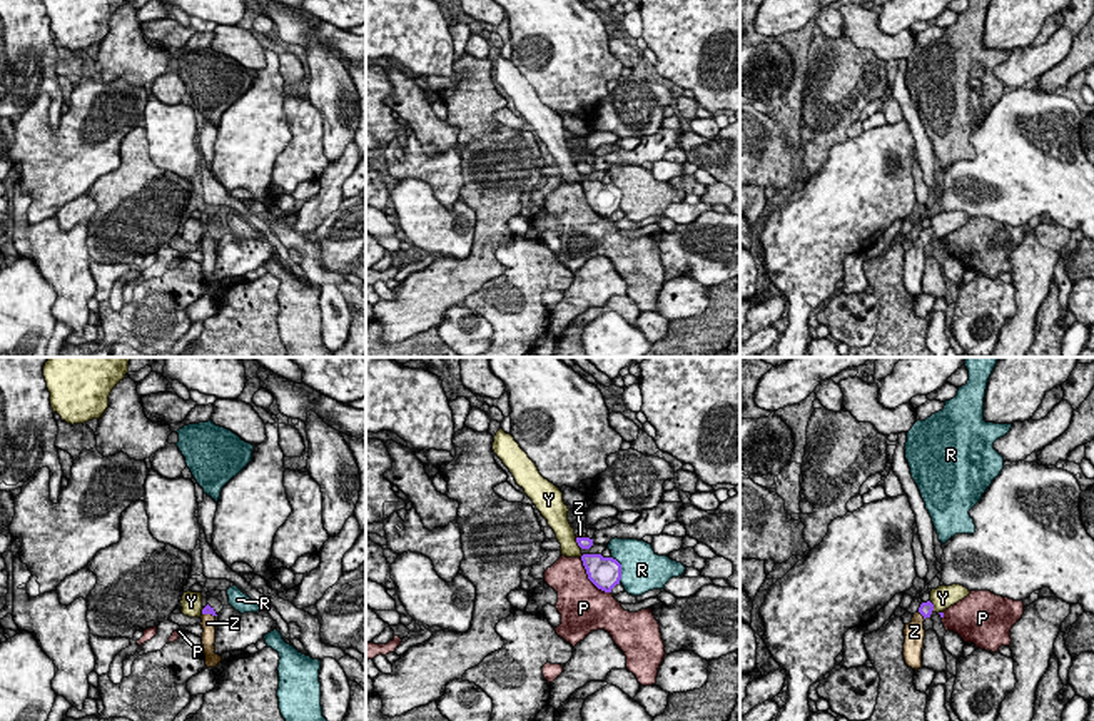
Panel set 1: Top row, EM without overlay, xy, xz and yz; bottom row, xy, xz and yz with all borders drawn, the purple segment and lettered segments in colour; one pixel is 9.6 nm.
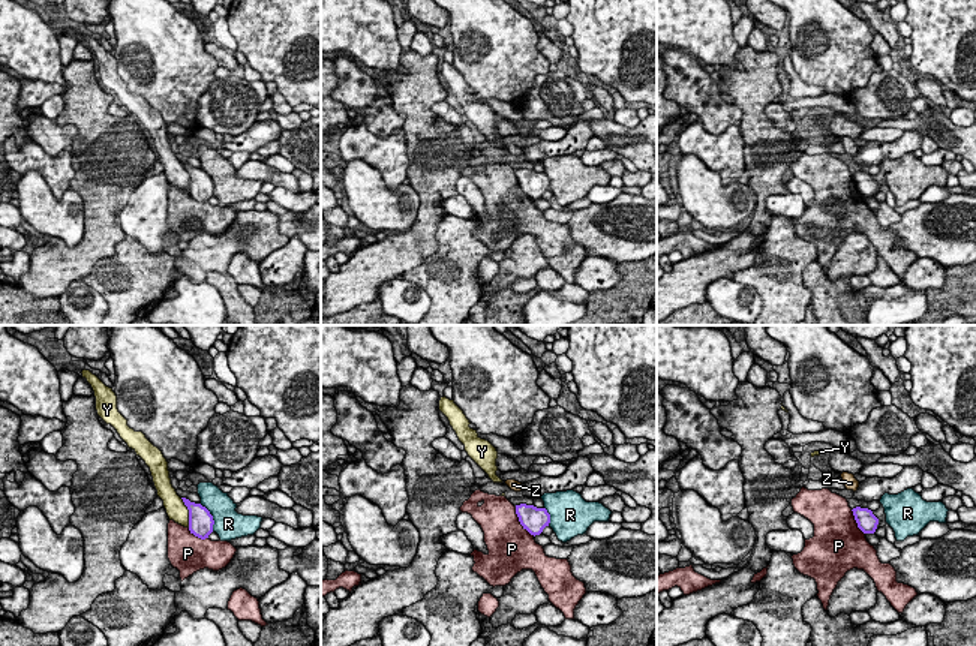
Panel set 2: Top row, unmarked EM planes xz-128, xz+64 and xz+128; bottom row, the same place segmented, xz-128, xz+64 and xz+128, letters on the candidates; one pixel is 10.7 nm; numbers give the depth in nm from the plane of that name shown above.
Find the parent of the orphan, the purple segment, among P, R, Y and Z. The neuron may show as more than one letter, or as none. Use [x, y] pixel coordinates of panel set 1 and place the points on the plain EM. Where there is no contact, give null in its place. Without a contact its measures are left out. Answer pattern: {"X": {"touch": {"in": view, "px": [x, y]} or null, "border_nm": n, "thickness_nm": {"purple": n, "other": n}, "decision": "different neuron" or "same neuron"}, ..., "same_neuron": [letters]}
{"P": {"touch": {"in": "xz", "px": [590, 206]}, "border_nm": 460, "thickness_nm": {"purple": 320, "other": 440}, "decision": "different neuron"}, "R": {"touch": {"in": "xz", "px": [620, 196]}, "border_nm": 260, "thickness_nm": {"purple": 320, "other": 400}, "decision": "different neuron"}, "Y": {"touch": {"in": "yz", "px": [932, 232]}, "border_nm": 120, "thickness_nm": {"purple": 130, "other": 220}, "decision": "different neuron"}, "Z": {"touch": {"in": "yz", "px": [922, 241]}, "border_nm": 110, "thickness_nm": {"purple": 130, "other": 200}, "decision": "same neuron"}, "same_neuron": ["Z"]}

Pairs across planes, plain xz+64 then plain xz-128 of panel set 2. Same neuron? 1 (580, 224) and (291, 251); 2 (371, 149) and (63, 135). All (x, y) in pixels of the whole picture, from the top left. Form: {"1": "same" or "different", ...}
{"1": "different", "2": "different"}

